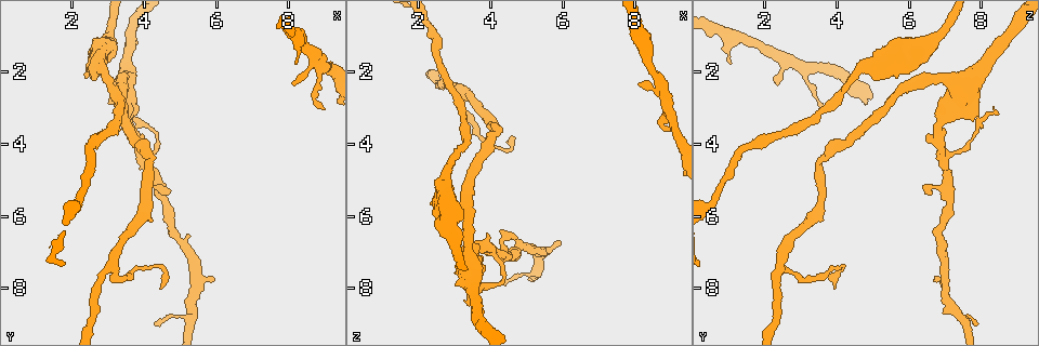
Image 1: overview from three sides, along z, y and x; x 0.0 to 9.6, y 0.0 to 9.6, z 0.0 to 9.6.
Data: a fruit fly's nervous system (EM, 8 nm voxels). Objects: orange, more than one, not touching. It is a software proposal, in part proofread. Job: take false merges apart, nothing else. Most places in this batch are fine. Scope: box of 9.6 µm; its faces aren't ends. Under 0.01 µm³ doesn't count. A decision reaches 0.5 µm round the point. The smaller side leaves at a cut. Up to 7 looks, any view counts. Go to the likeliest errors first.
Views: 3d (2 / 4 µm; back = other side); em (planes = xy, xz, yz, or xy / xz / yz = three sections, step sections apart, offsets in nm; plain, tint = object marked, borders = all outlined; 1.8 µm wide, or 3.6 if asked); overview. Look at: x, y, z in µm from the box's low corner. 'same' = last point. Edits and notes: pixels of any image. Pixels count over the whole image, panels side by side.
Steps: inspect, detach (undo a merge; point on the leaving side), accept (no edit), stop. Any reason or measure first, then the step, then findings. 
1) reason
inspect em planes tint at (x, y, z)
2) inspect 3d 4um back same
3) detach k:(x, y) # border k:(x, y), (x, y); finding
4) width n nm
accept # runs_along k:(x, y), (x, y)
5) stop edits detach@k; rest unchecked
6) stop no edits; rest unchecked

a narrow waist
inspect 3d 4um back at (4.10, 7.50, 4.05)

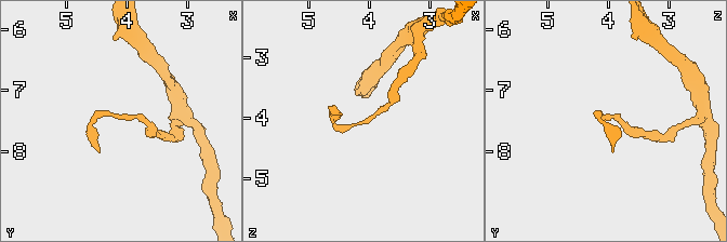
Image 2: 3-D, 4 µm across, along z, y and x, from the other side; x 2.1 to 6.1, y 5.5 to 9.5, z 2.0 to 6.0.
inspect em xy step 16 tint at (4.10, 7.45, 4.05)

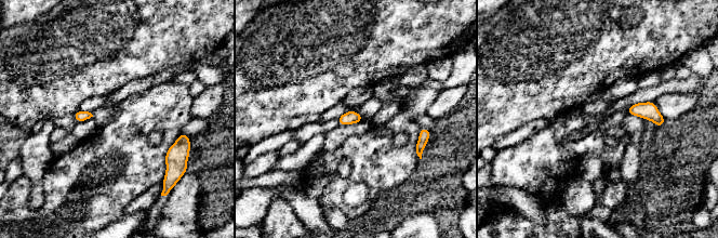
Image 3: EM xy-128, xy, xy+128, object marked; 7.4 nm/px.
accept # one cell here

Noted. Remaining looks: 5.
sudden change in width
inspect em xz step 4 tint at (2.80, 1.40, 5.65)

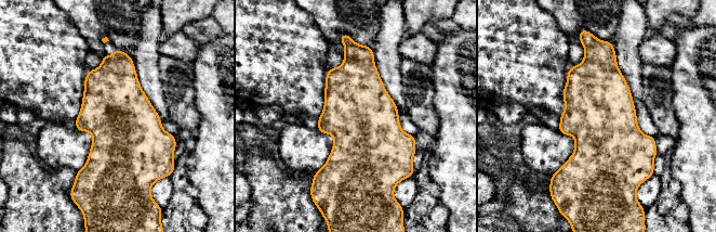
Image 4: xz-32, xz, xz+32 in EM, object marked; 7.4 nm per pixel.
accept # continuous, no second cell

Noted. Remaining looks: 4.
narrows sharply
inspect em planes tint at (4.35, 5.25, 7.10)

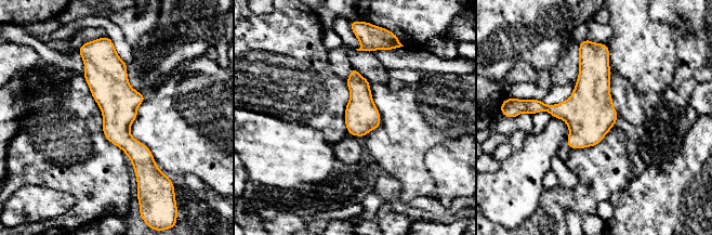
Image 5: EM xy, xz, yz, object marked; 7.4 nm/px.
width 260 nm
accept # runs_along 5:(107, 50), (137, 174); one cell here

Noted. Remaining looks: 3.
stop no edits; rest unchecked

